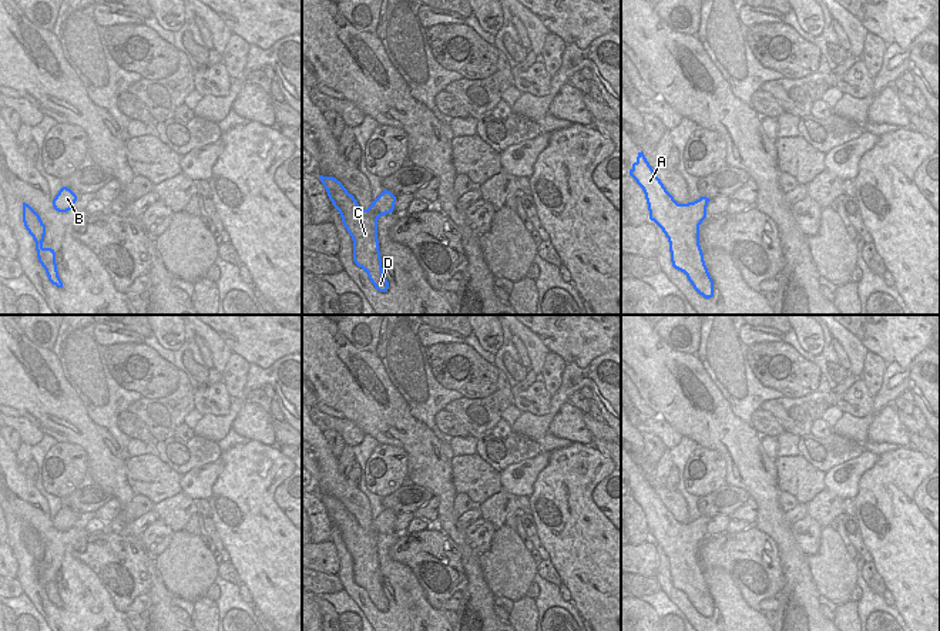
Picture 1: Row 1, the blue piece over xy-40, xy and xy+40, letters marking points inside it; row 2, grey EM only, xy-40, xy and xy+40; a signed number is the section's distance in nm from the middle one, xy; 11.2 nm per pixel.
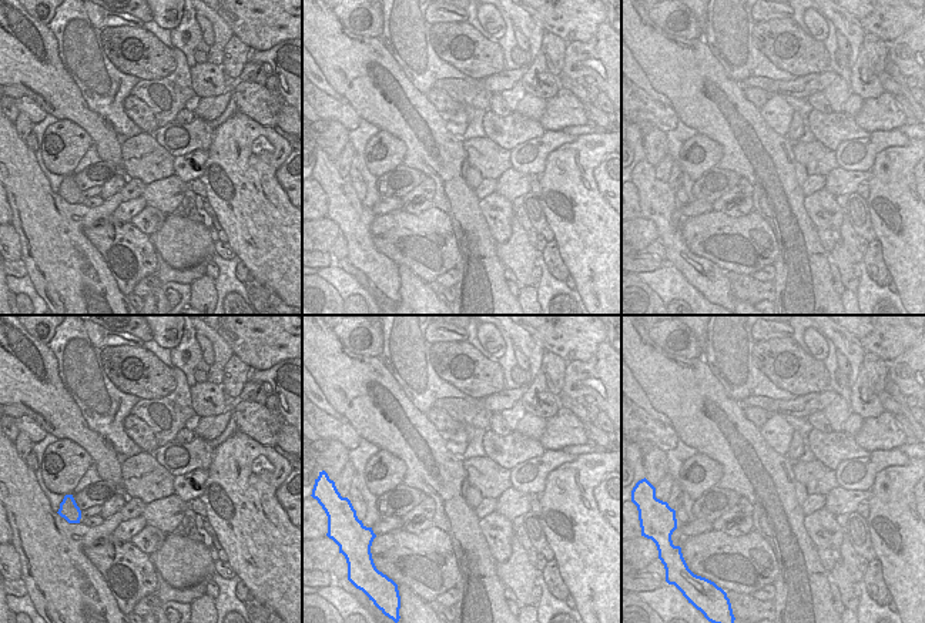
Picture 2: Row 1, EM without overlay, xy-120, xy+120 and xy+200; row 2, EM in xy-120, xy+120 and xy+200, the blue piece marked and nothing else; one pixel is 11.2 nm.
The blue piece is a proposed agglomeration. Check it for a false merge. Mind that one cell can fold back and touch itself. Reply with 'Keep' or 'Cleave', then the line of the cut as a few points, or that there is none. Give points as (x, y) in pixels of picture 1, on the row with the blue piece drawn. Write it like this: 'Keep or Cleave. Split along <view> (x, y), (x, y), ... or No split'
Keep. No split.

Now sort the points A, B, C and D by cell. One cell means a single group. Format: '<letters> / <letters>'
A B C D

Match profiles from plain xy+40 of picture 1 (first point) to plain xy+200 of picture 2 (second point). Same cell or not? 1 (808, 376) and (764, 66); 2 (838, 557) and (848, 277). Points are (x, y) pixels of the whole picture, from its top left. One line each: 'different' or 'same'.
1: different
2: same

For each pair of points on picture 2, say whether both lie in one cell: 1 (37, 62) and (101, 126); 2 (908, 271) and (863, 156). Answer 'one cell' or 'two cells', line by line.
1: one cell
2: two cells

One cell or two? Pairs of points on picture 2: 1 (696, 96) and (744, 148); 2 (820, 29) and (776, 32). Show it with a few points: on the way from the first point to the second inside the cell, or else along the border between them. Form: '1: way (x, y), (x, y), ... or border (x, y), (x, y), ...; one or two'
1: way (709, 109), (736, 136); one
2: border (811, 34), (821, 42); two

